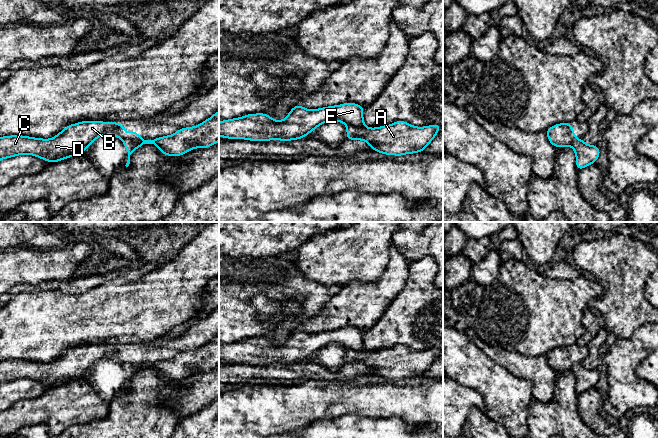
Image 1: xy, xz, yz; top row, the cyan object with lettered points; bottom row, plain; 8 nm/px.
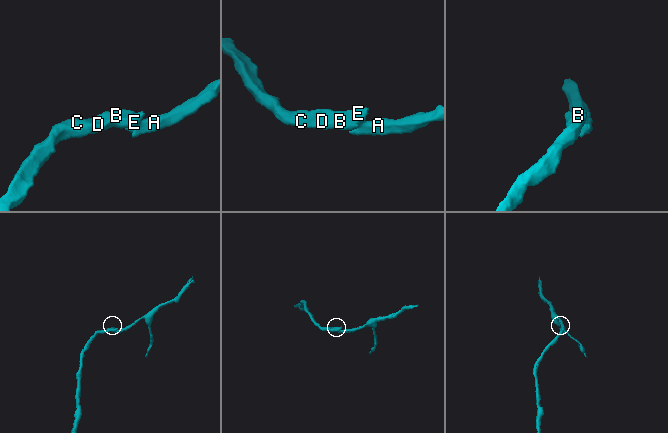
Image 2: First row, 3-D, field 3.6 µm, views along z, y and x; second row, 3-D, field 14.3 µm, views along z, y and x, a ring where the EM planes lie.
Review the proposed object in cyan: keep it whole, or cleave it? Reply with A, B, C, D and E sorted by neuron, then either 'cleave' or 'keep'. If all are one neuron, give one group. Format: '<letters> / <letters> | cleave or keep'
A / B C D E | cleave

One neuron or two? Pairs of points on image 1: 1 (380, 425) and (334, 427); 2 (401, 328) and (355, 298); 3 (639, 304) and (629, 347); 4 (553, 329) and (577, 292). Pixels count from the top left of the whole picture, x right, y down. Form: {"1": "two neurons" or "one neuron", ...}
{"1": "one neuron", "2": "two neurons", "3": "two neurons", "4": "one neuron"}

